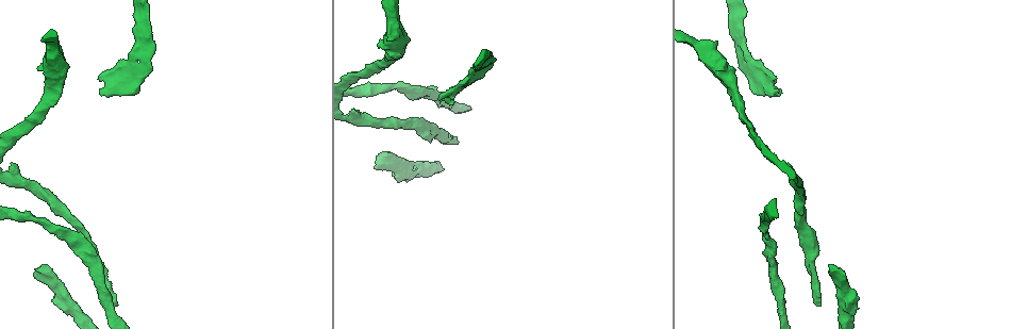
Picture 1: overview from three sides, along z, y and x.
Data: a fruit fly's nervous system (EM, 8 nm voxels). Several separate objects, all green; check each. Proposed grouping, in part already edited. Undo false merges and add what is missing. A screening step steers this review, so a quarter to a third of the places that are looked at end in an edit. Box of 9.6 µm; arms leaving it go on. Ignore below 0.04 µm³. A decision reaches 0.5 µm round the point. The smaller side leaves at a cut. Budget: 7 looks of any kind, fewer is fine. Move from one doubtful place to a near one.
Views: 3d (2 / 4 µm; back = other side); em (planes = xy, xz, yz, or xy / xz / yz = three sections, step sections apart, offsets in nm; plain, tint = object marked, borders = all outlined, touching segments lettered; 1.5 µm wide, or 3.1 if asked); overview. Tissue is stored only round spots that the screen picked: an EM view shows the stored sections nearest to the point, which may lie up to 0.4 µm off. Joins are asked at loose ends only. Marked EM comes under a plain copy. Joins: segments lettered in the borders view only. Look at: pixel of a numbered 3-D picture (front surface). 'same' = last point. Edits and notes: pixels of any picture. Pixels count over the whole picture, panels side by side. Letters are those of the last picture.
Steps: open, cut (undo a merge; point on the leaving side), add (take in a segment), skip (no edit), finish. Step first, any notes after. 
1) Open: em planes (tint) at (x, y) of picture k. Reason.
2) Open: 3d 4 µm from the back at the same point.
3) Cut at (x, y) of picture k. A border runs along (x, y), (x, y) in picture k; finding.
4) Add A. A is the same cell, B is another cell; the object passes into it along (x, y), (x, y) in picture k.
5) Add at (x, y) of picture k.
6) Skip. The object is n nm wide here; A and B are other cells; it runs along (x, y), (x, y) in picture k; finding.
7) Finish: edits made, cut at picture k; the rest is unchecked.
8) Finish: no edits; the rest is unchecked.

Open: em planes (tint) at (350, 118) of picture 1. Sharp bend.

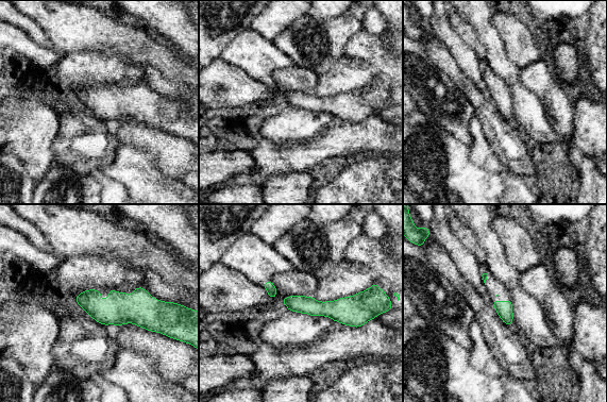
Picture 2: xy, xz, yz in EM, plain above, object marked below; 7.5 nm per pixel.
Open: em planes (borders) at the same point. What lies round it.

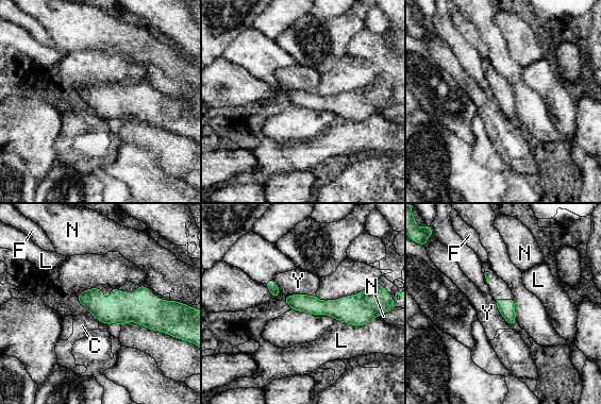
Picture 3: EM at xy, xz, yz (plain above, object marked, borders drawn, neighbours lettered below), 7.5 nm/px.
Skip. The object is 240 nm wide here; C, F, L, N and Y are other cells; a border runs along (376, 317), (361, 325), (335, 320) in picture 3; one neuron here.

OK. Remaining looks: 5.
Open: 3d 4 µm at (759, 62) of picture 1. Free end.

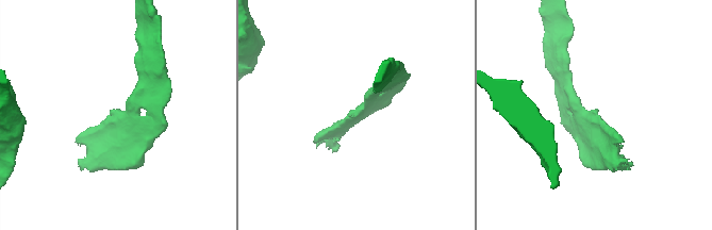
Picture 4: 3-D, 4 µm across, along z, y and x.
Open: em xz step 4 (borders) at (112, 111) of picture 4. Shape alone is not enough.

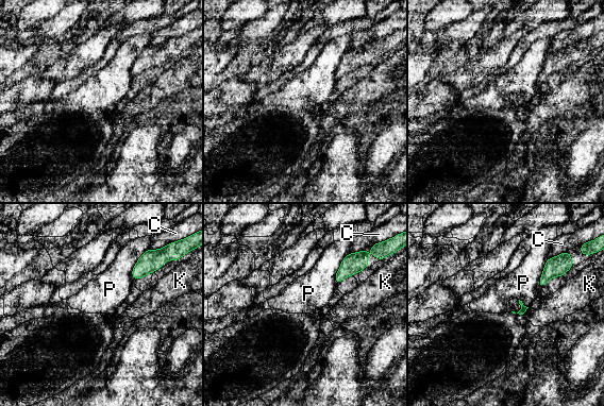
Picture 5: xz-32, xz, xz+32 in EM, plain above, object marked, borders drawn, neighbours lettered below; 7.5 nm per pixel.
Skip. C, K and P are other cells; no lettered segment goes on from it.

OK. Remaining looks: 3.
Open: em planes (tint) at (820, 304) of picture 1. Long arm stops here.

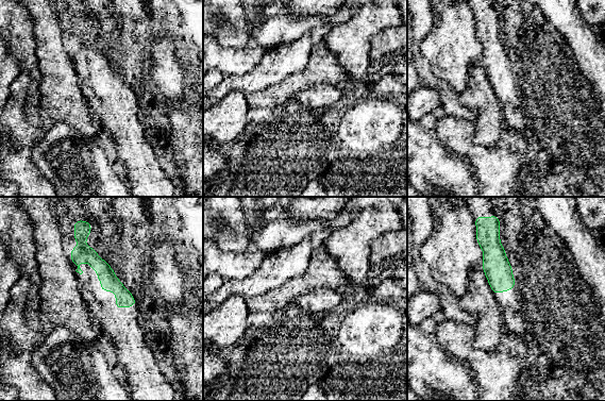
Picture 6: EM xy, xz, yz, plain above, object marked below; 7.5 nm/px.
Open: em planes (borders) at the same point. See the neighbours.

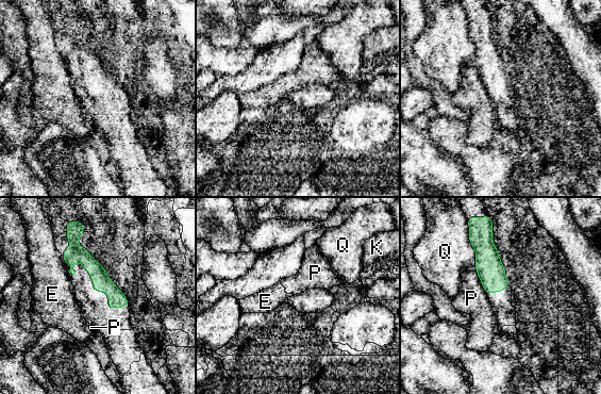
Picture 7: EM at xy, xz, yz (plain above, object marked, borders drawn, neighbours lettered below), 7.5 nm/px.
Skip. The longest contact is with P, 240 nm; E, K, P and Q are other cells; it runs along (76, 251), (123, 304) in picture 7; none of them fits.

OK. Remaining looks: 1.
Finish: no edits; the rest is unchecked.

